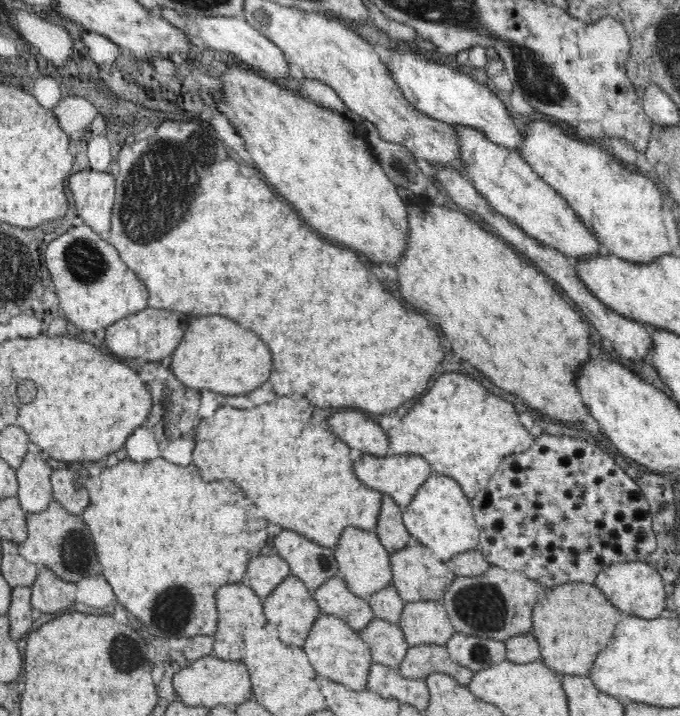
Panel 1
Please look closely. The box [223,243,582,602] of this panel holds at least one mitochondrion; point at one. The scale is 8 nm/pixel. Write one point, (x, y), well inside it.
(324, 564)

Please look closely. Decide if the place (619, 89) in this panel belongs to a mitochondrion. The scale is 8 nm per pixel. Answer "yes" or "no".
no

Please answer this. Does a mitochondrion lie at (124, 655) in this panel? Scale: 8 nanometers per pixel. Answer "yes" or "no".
yes

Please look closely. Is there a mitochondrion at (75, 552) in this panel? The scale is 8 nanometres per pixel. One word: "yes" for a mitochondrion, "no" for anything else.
yes

